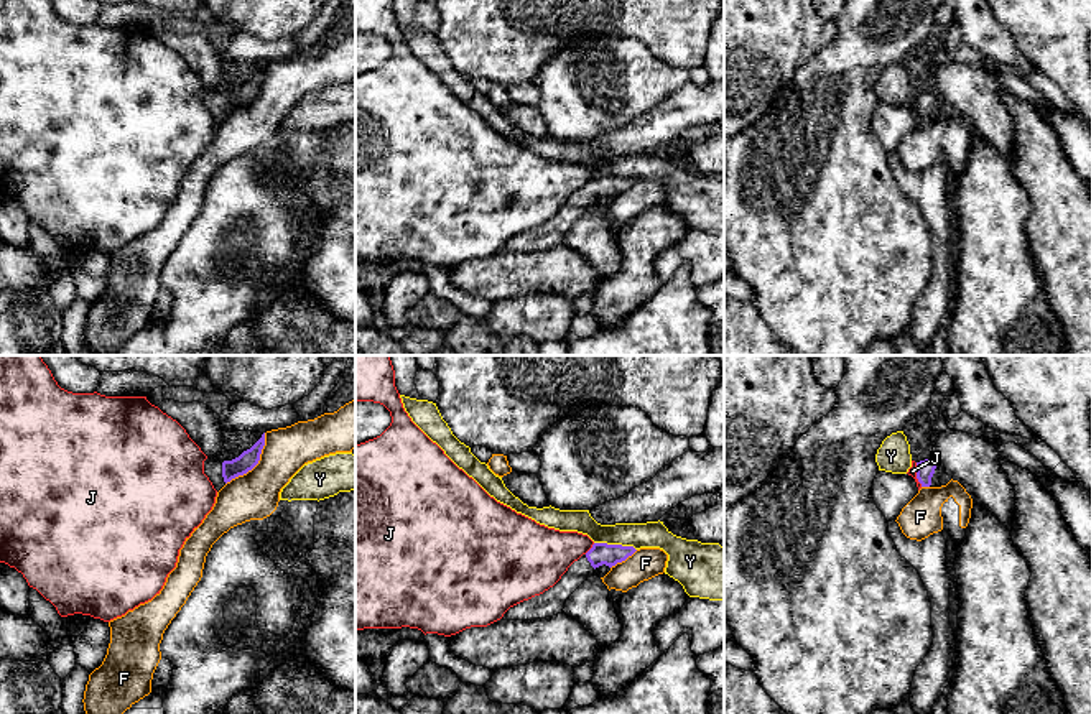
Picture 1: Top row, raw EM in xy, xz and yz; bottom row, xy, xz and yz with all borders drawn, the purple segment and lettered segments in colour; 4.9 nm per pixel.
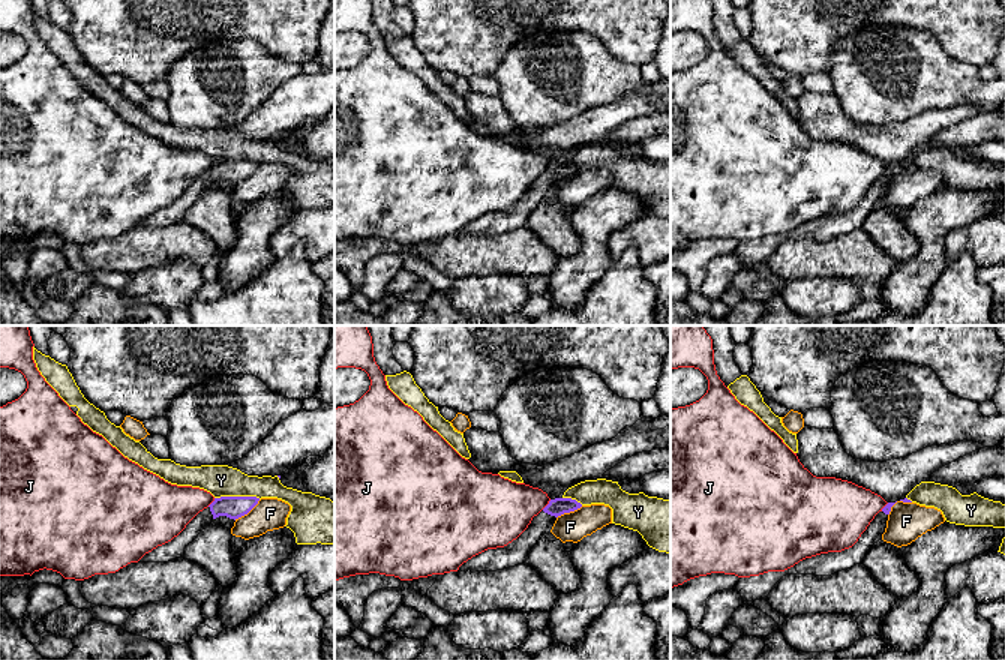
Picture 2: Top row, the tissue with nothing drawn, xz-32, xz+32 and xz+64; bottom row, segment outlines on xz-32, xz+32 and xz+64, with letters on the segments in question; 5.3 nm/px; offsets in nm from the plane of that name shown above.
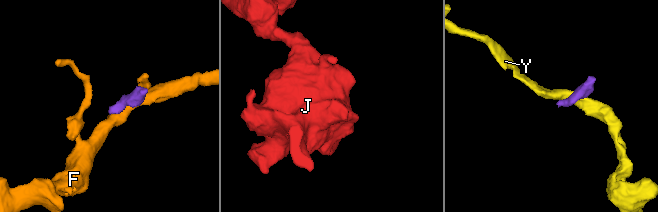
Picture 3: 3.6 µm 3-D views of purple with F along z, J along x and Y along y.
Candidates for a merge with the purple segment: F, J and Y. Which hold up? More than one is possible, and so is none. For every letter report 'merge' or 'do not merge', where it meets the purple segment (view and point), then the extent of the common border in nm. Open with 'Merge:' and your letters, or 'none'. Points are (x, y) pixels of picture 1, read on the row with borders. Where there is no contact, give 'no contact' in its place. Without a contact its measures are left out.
Merge: none
F: do not merge; contact xy (255, 464); length 320 nm
J: do not merge; contact xz (591, 548); length 80 nm
Y: do not merge; contact xz (616, 545); length 220 nm

